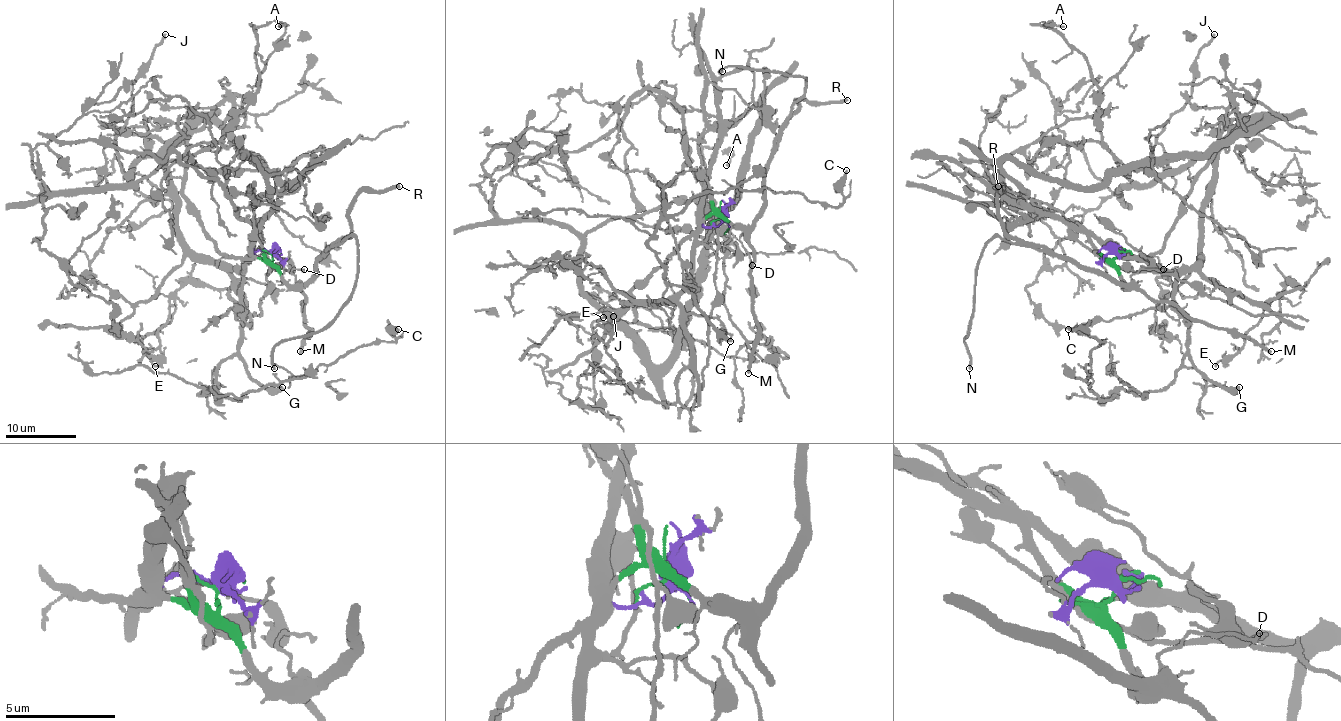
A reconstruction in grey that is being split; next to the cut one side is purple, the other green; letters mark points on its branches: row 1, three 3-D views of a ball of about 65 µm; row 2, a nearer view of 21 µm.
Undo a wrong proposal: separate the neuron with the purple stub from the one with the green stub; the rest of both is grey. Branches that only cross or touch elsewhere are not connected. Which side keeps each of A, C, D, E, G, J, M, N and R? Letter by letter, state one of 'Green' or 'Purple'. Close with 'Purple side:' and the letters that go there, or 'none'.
A: Purple
C: Purple
D: Green
E: Purple
G: Purple
J: Purple
M: Green
N: Green
R: Green
Purple side: A, C, E, G, J

